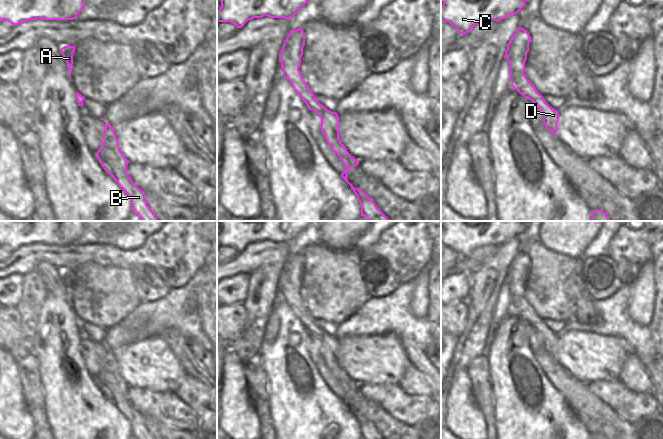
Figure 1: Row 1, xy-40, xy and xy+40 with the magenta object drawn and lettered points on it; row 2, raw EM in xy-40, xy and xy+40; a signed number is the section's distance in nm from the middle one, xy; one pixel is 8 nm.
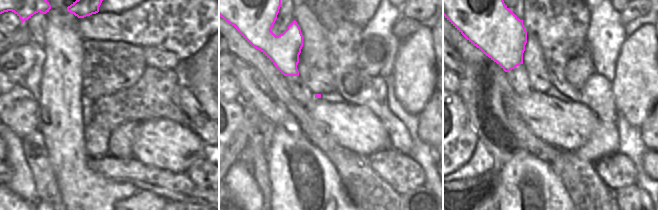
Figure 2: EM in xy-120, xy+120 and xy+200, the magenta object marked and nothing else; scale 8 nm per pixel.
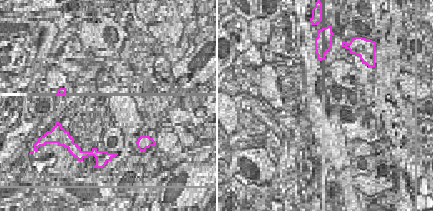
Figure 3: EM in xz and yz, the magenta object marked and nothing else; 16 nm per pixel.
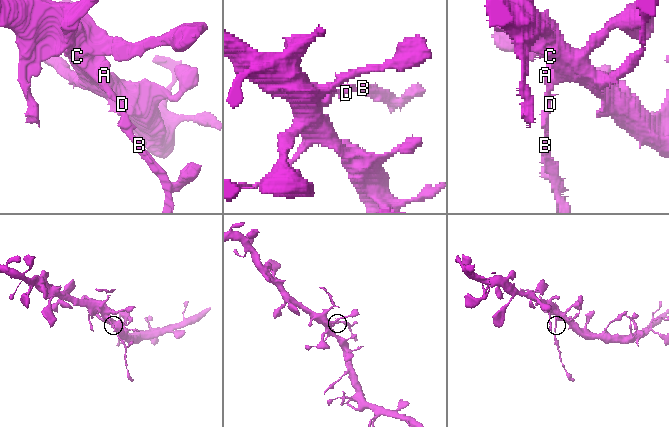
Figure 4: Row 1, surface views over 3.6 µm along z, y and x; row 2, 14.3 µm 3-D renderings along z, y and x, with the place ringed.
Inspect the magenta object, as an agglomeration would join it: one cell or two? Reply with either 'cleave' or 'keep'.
cleave

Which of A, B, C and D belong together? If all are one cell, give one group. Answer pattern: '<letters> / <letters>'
A C / B D

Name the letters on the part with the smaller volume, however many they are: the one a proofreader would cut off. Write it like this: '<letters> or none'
B, D

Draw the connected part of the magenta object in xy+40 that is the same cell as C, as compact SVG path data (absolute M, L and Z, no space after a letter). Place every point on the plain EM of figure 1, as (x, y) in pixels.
M441 221L441 224L441 245L454 250L459 258L466 258L480 246L499 246L512 238L517 238L526 228L522 221Z

